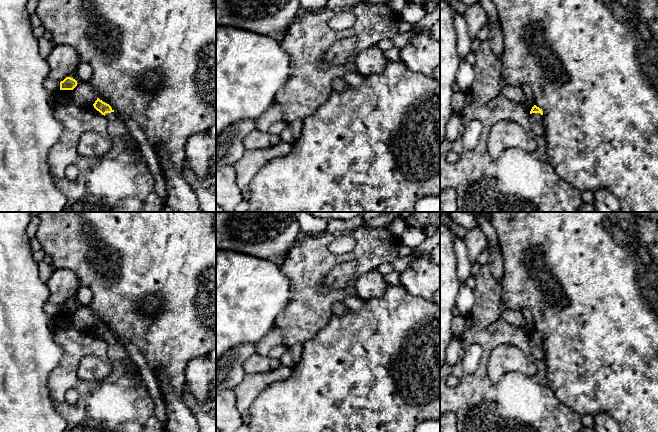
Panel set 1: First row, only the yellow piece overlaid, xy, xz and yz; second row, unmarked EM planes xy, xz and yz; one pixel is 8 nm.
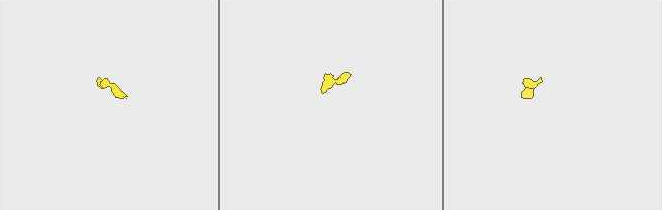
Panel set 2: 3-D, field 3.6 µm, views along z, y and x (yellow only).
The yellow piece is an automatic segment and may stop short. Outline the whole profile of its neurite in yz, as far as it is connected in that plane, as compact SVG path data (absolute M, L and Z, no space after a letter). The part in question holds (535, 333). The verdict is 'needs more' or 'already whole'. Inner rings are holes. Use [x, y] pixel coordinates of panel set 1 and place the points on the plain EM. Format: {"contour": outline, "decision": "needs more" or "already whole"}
{"contour": "M534 329L530 335L530 345L532 354L536 359L545 358L545 350L542 345L543 335L536 329Z", "decision": "needs more"}

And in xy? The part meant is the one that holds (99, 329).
{"contour": "M99 322L93 328L94 332L104 339L107 343L108 357L113 361L124 361L128 364L126 371L130 375L133 370L138 371L137 366L130 360L126 350L115 338L111 330Z", "decision": "needs more"}

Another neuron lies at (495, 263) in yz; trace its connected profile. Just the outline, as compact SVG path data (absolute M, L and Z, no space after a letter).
M499 242L488 250L490 255L487 265L495 278L501 281L504 275L504 260Z

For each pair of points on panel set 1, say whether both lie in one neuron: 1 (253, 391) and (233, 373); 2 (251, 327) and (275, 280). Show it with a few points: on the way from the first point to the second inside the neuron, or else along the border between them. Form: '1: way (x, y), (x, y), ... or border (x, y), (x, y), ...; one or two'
1: border (245, 374), (234, 387); two
2: way (251, 315), (251, 304), (263, 292); one

